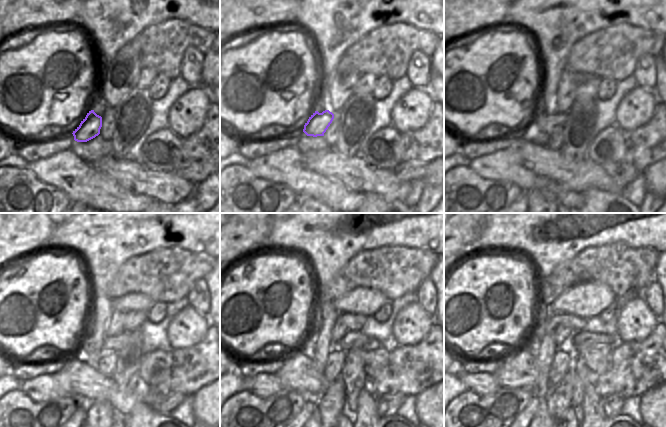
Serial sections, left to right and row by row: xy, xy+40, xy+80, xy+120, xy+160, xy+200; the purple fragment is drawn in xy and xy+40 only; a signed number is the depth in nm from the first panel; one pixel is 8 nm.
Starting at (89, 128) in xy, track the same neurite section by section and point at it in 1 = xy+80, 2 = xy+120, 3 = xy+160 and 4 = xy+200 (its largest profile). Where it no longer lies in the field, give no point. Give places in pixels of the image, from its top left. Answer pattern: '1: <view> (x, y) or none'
1: xy+80 (546, 123)
2: xy+120 (112, 343)
3: xy+160 (358, 339)
4: xy+200 (570, 345)

